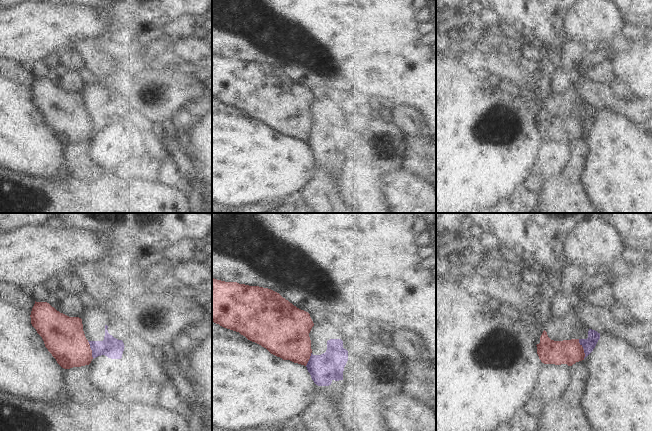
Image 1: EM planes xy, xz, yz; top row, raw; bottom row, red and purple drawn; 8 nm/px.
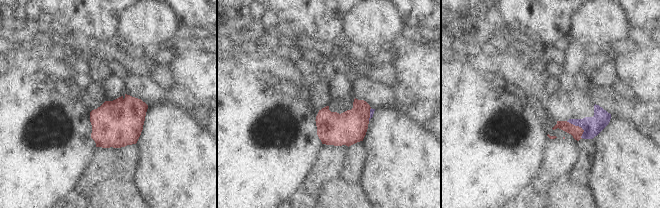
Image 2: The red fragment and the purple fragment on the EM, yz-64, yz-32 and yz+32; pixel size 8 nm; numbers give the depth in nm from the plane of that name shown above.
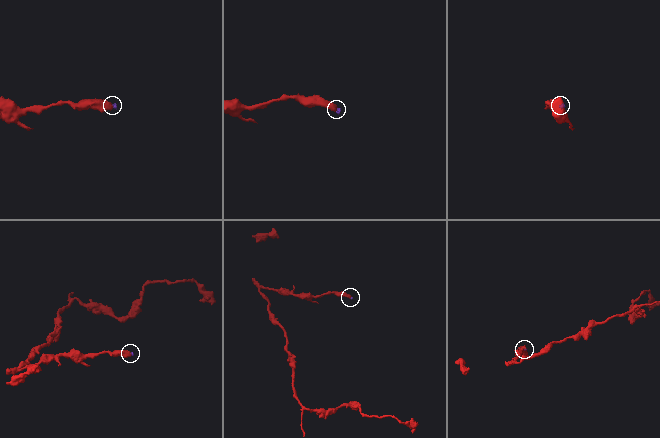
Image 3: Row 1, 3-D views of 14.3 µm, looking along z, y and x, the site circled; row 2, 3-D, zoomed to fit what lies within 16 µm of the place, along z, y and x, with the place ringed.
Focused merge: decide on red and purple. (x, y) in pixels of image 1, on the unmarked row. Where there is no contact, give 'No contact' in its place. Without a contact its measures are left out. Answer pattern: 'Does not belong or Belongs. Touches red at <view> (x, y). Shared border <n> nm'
Does not belong. Touches red at yz (583, 125). Shared border 170 nm.

